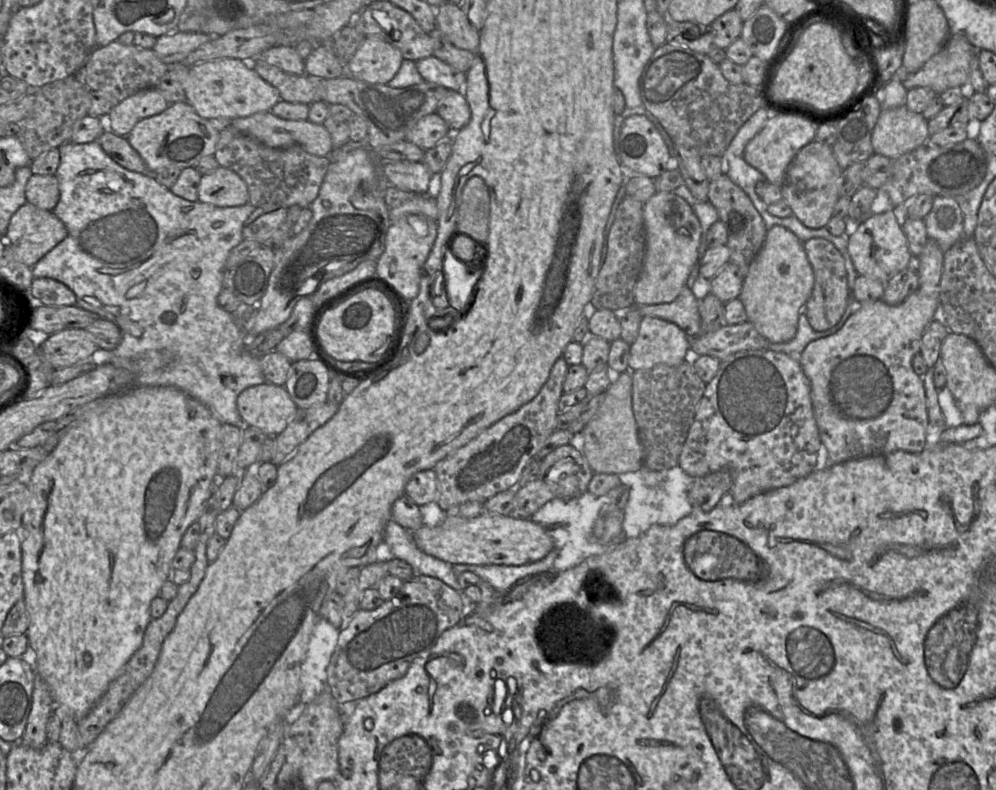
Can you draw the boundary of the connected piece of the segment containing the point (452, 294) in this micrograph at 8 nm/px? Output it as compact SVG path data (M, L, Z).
M469 263L469 274L445 274L449 306L457 311L457 316L464 313L476 295L477 284L481 279L486 264Z

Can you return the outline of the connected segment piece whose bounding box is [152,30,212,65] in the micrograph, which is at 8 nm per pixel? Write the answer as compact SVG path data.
M175 30L158 37L152 49L165 64L178 64L192 51L210 41L211 38L212 36L204 33Z

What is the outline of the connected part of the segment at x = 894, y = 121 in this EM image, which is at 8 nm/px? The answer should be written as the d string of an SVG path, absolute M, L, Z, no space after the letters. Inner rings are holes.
M905 105L883 109L872 133L874 153L897 159L923 145L930 137L928 120Z

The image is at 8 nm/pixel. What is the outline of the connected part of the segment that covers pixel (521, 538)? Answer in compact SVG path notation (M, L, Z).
M490 513L475 518L447 516L441 525L423 525L412 534L424 553L450 564L518 566L539 561L554 549L546 529L531 519Z

